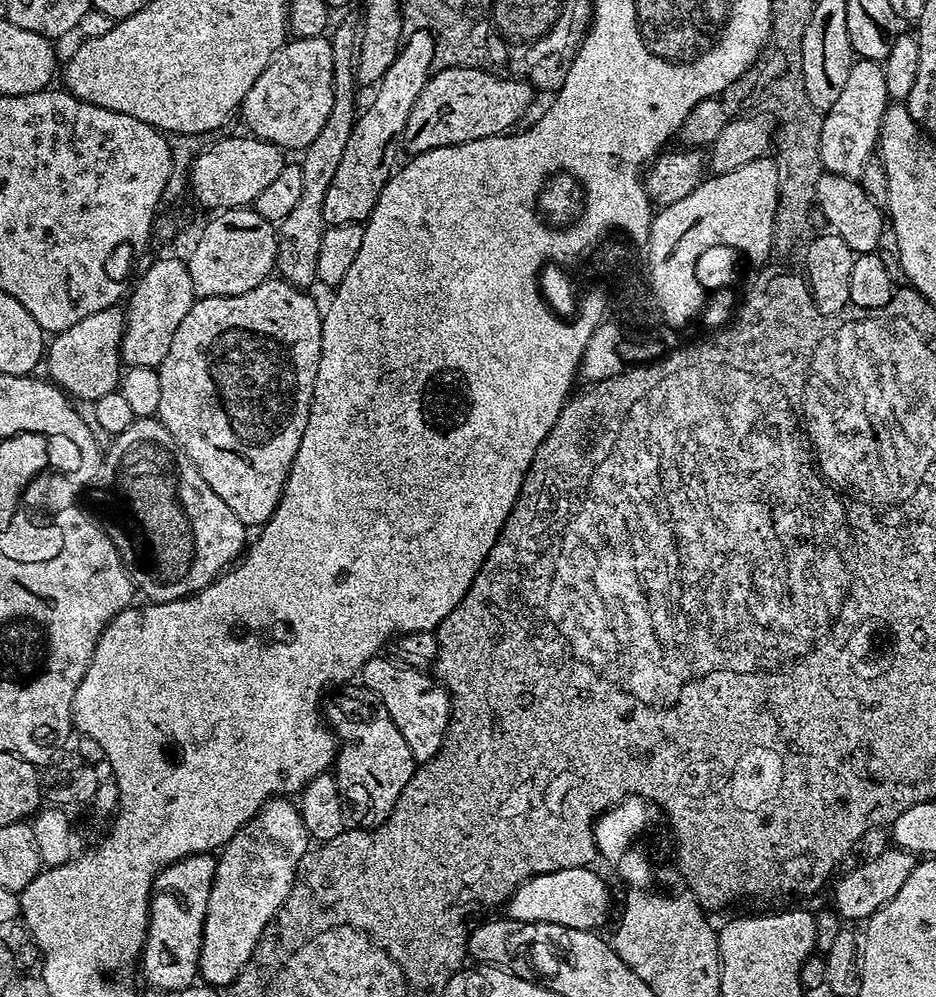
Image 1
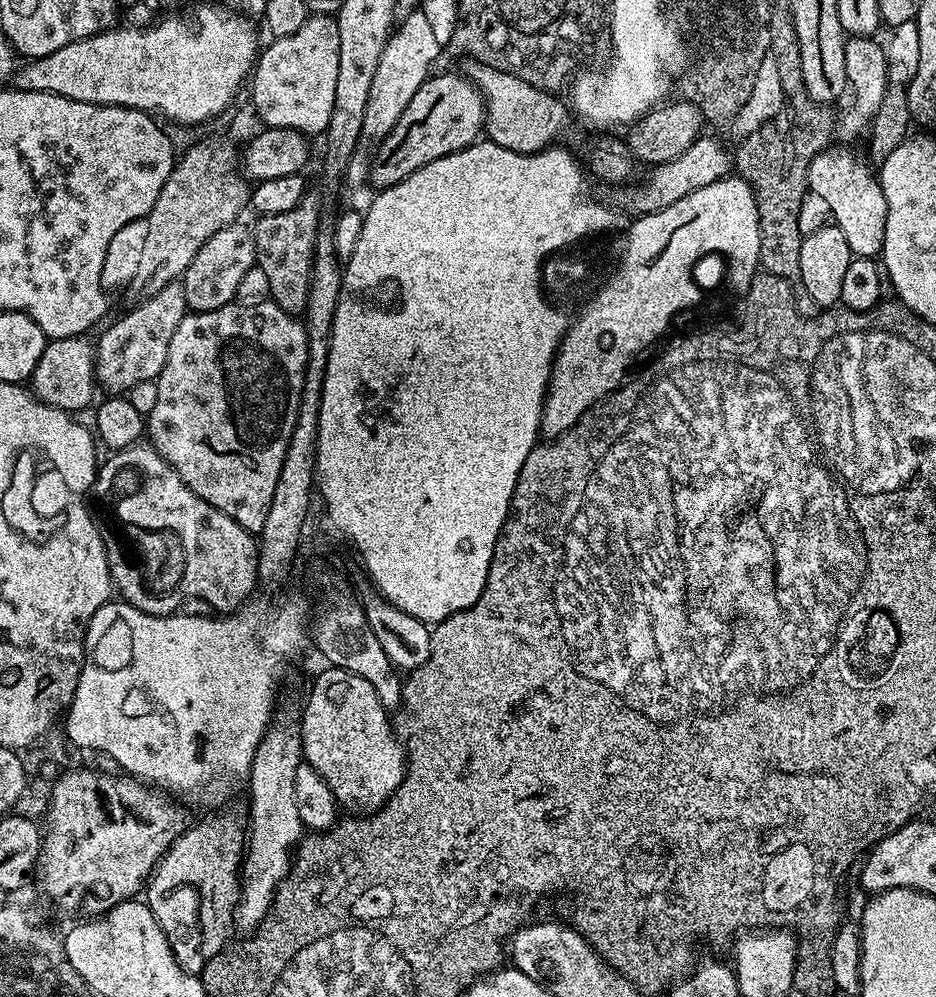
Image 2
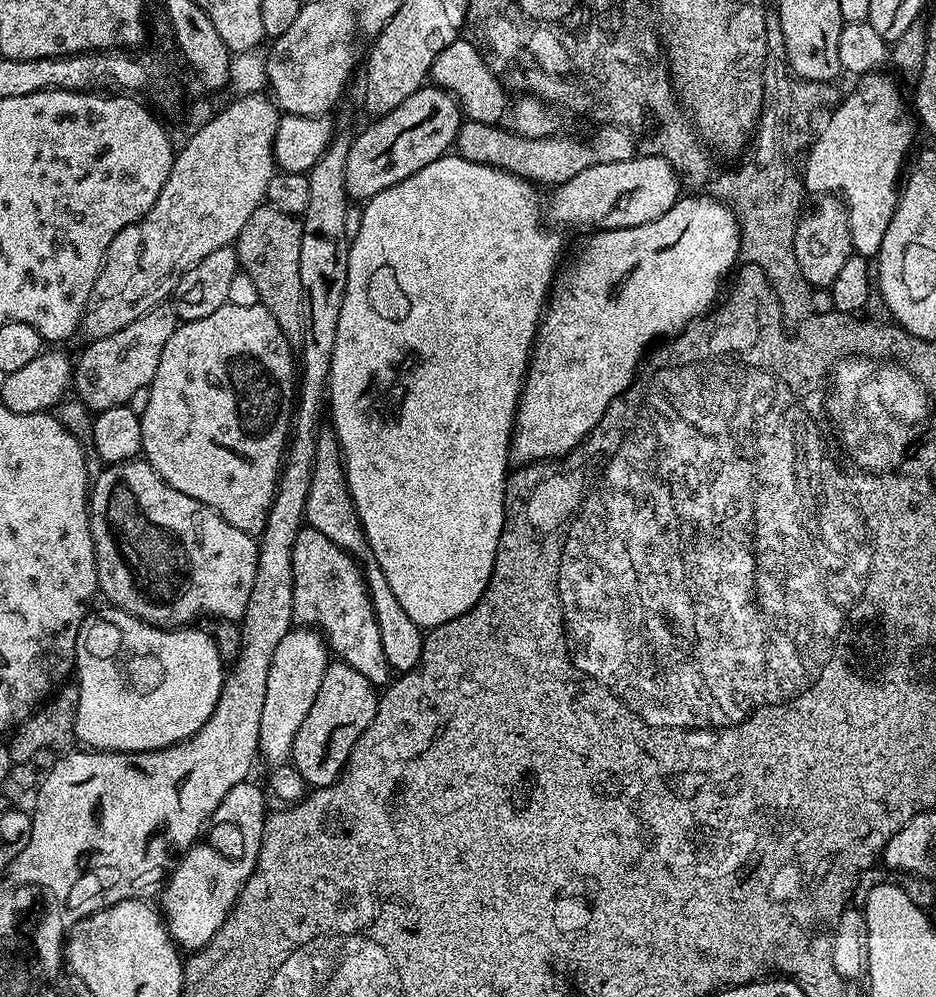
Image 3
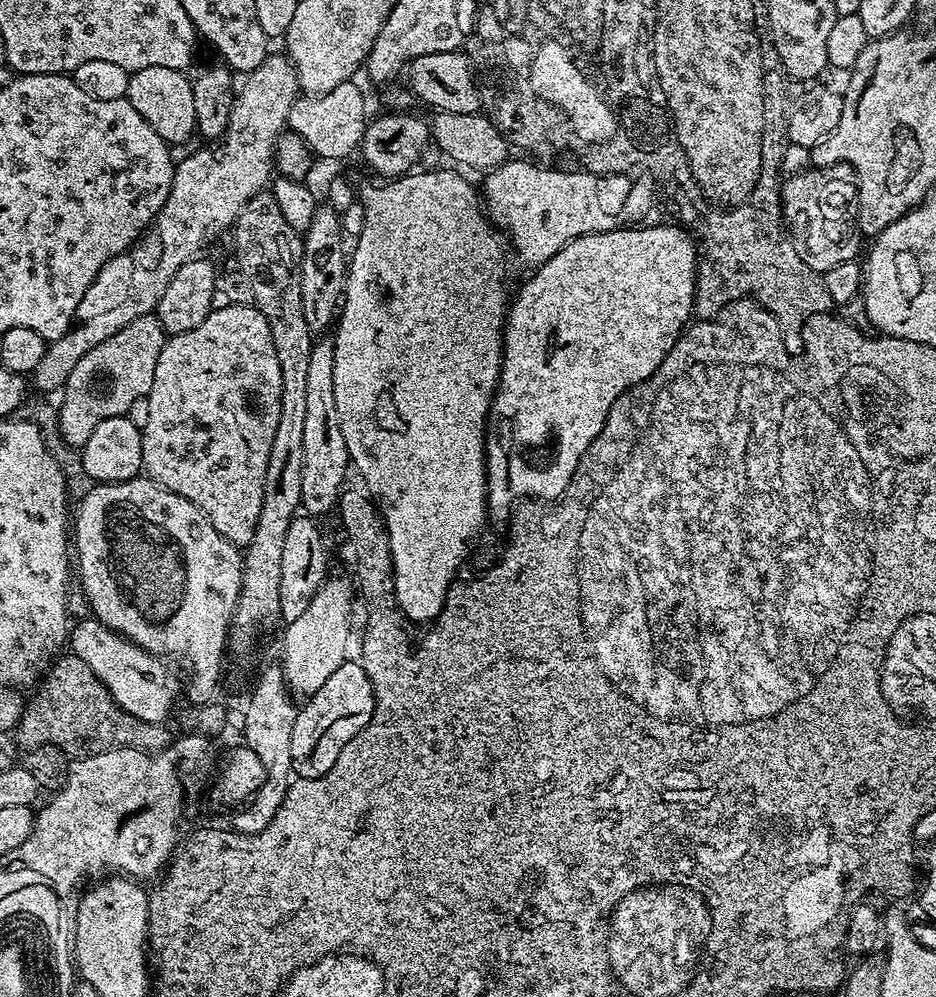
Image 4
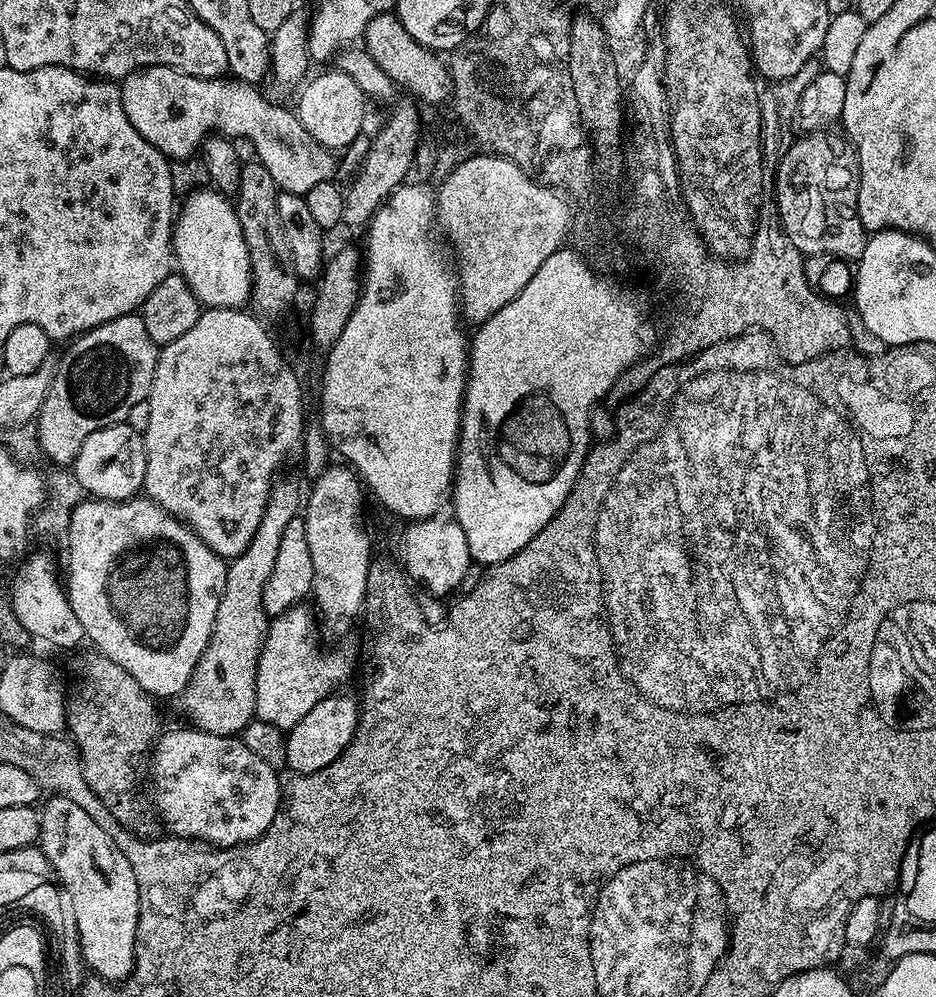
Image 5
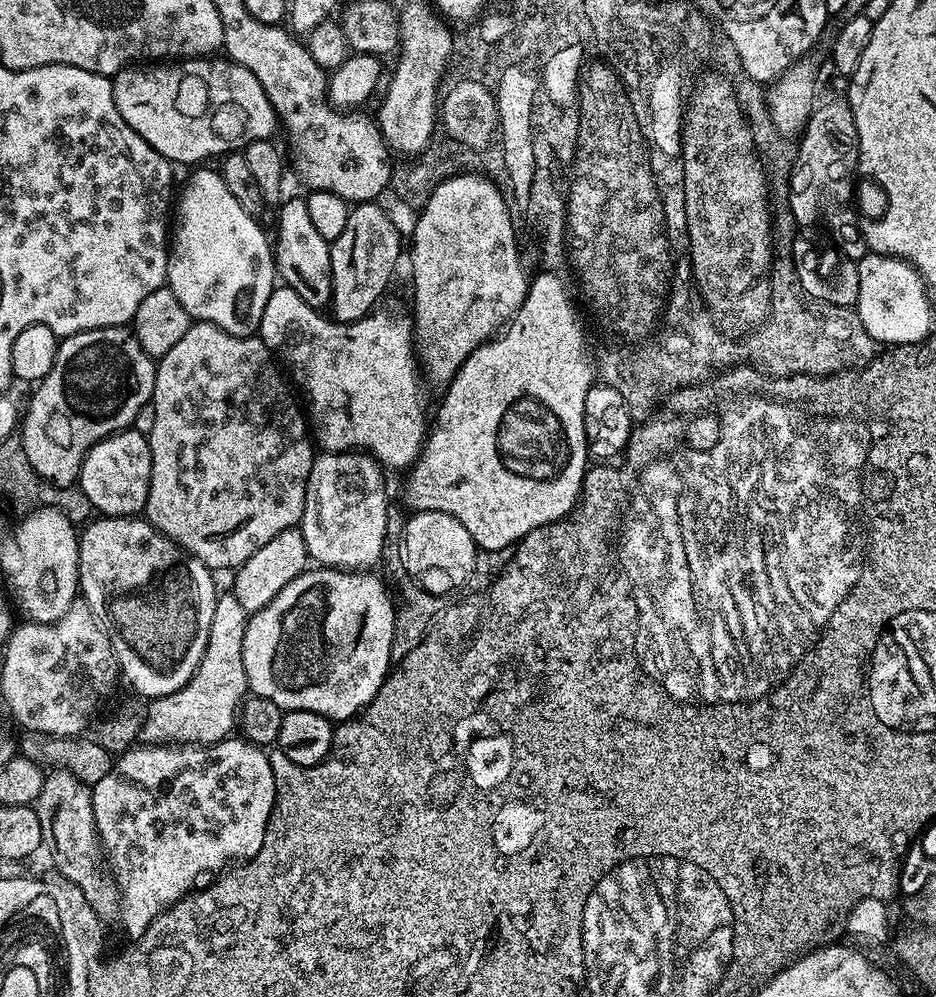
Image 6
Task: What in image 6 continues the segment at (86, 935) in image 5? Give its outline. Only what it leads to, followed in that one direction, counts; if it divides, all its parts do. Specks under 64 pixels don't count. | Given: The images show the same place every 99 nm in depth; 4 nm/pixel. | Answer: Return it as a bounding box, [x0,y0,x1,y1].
[34,771,120,918]

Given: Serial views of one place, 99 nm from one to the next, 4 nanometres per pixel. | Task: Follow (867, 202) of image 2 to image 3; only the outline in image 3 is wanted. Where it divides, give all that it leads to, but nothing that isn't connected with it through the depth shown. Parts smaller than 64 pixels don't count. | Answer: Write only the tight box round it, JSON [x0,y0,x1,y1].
[802,70,917,258]

